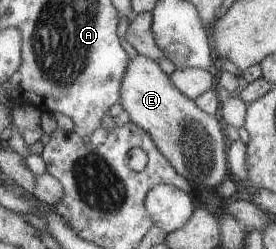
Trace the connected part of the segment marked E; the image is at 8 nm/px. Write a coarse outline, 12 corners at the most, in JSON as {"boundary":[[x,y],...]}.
{"boundary":[[137,55],[120,104],[185,179],[226,179],[218,117]]}

